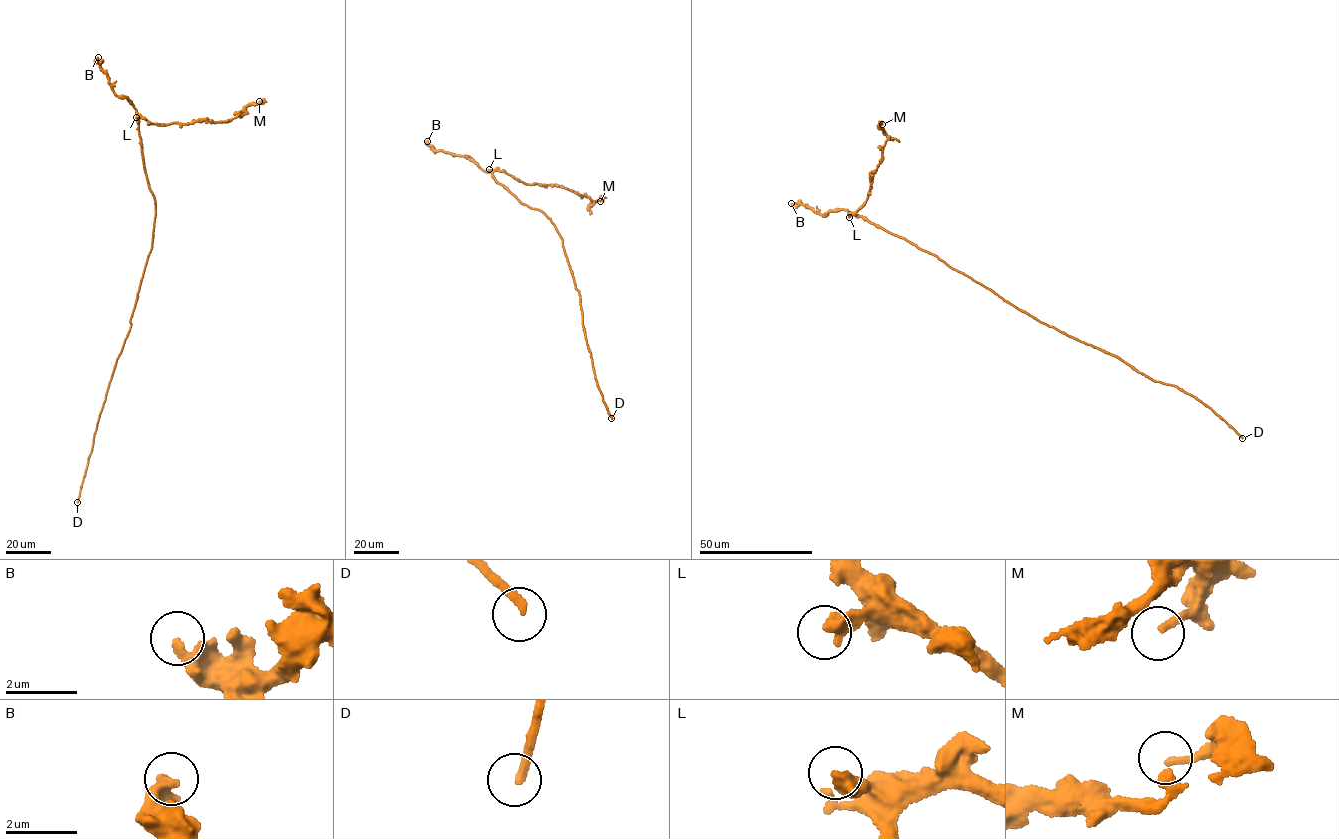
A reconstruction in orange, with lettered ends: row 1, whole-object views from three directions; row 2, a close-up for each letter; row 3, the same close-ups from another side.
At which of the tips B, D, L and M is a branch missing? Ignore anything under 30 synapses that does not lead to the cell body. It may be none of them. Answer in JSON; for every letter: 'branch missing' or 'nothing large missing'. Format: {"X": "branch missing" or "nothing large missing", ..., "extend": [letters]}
{"B": "nothing large missing", "D": "branch missing", "L": "nothing large missing", "M": "nothing large missing", "extend": ["D"]}

